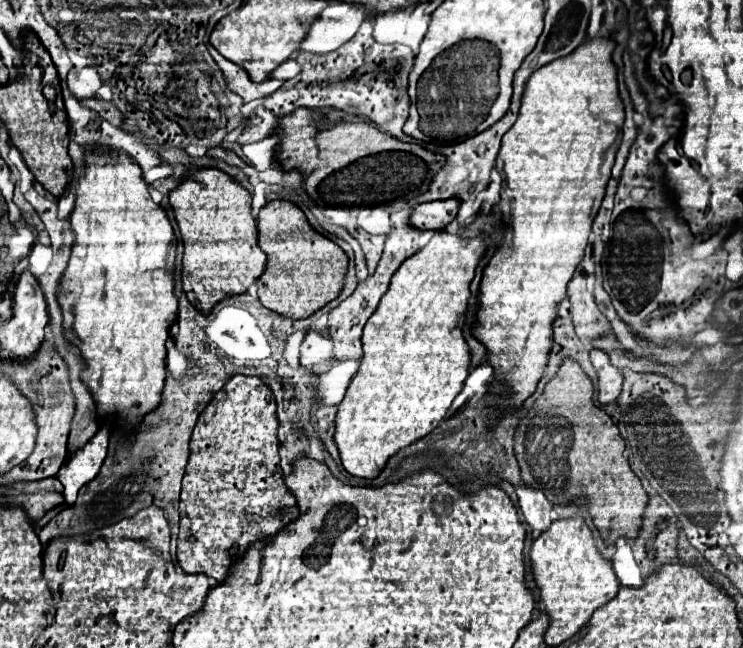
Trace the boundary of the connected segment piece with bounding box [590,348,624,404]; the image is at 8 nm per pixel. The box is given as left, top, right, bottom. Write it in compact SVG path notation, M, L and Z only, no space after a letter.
M592 348L590 360L592 360L592 366L598 374L598 402L600 404L614 402L622 390L622 380L624 380L622 372L610 364L608 354L604 354L602 350Z

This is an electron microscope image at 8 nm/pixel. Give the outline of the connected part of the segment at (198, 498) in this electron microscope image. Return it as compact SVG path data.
M232 376L226 386L216 392L212 402L204 408L190 442L190 460L182 480L180 496L180 536L178 536L178 564L186 574L206 574L218 584L226 580L228 568L256 540L276 536L288 520L296 520L296 498L284 484L280 468L276 402L270 388L256 376Z

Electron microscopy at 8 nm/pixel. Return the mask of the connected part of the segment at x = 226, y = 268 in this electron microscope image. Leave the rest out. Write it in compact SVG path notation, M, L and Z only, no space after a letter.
M204 168L170 192L170 204L184 240L184 292L190 304L208 316L224 298L248 292L264 272L266 254L258 246L258 228L250 214L252 196L228 174Z

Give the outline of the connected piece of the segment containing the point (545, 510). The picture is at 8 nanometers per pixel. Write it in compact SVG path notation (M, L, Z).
M518 486L516 490L518 494L518 506L526 518L526 522L530 524L532 530L548 530L552 520L550 520L550 510L552 510L552 504L546 500L544 492L540 490L532 490L528 486Z

